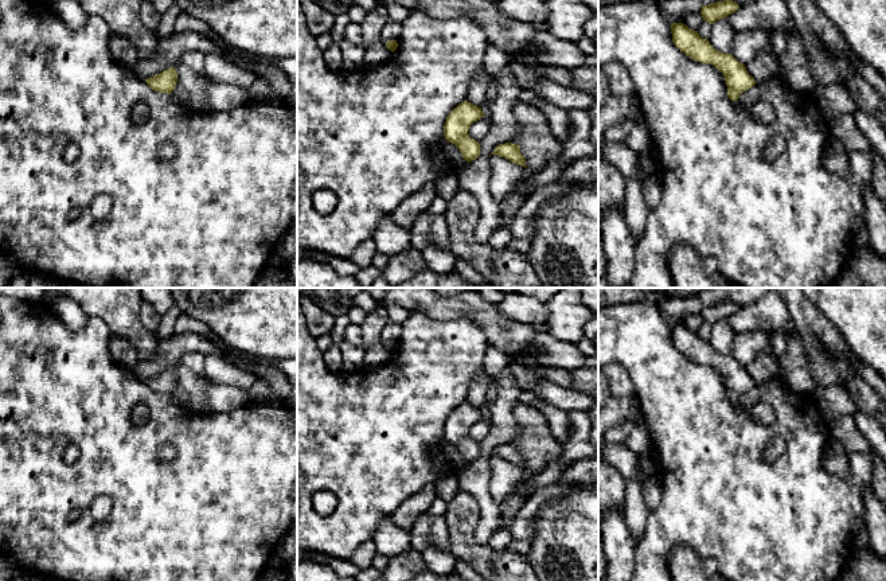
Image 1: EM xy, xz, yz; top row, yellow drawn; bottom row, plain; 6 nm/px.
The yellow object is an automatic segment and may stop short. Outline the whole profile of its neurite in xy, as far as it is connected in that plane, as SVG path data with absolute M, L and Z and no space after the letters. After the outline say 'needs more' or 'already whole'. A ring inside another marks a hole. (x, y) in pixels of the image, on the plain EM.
M171 369L145 381L145 383L155 393L171 395L177 383L177 374L175 369Z; already whole

